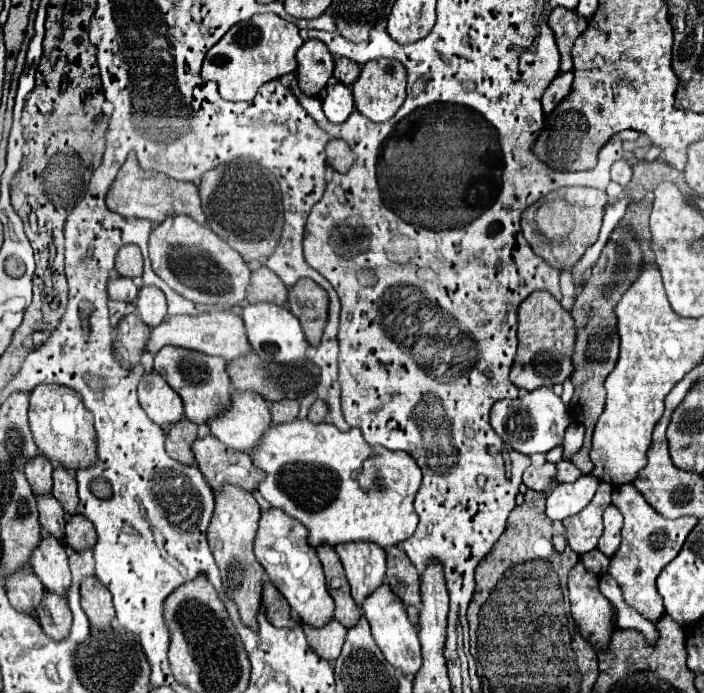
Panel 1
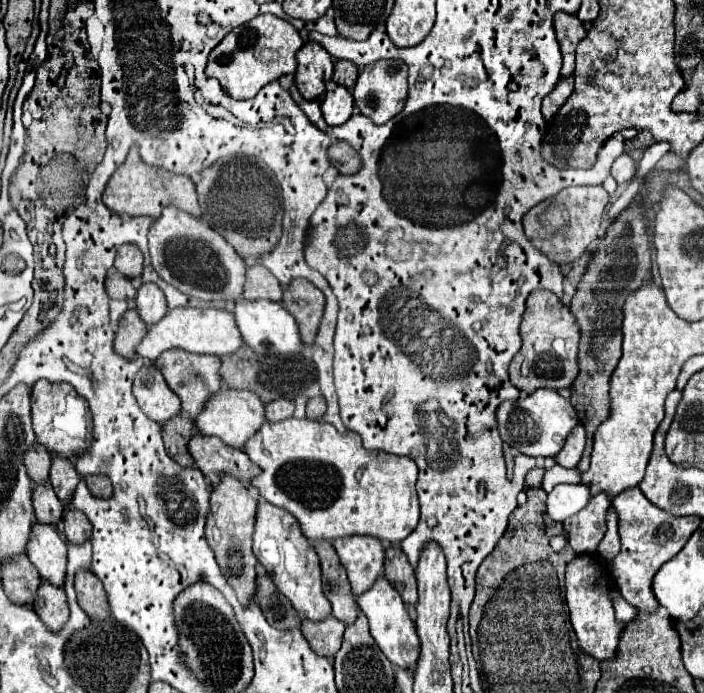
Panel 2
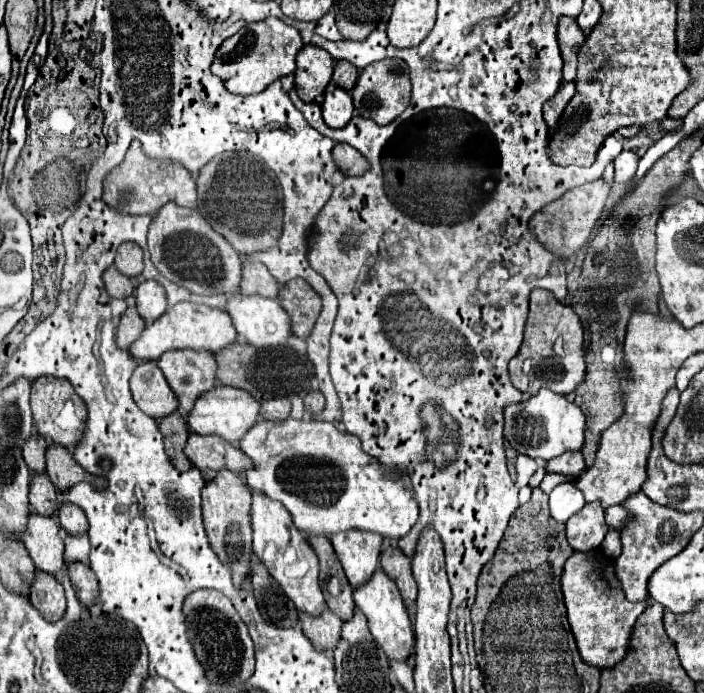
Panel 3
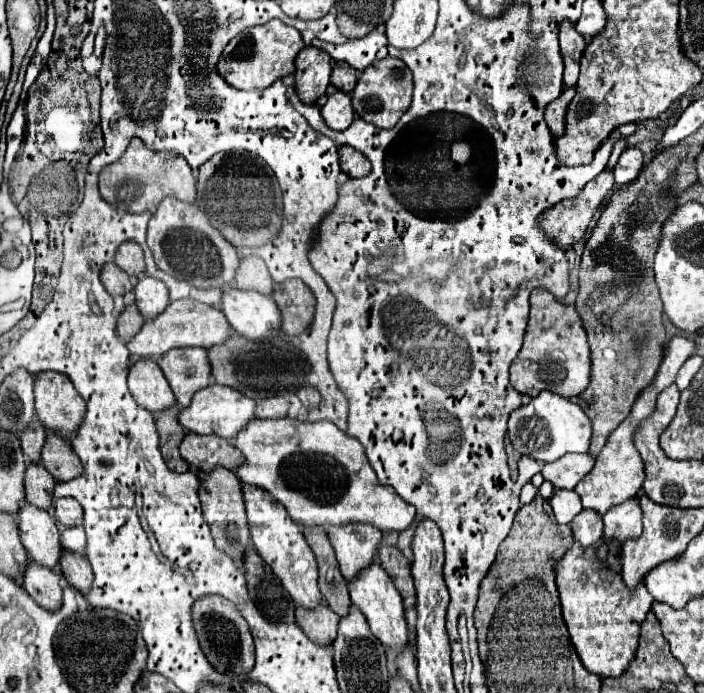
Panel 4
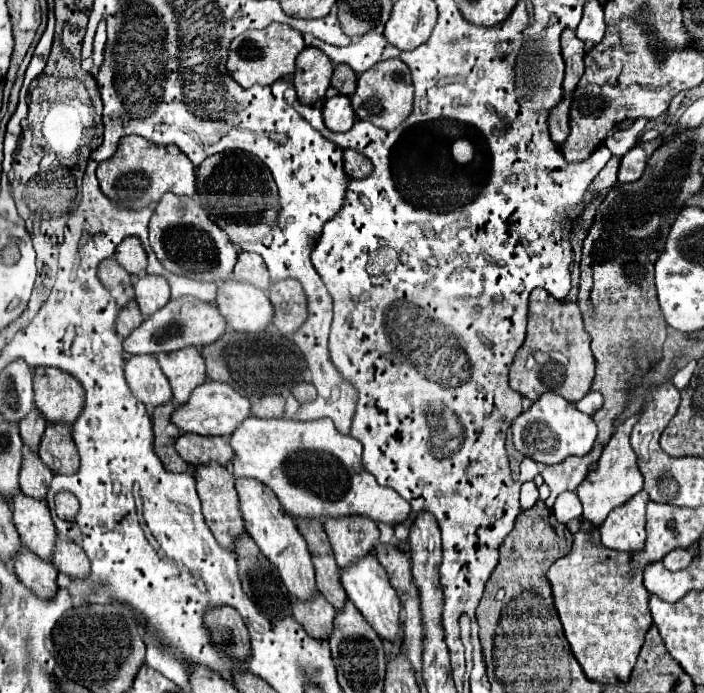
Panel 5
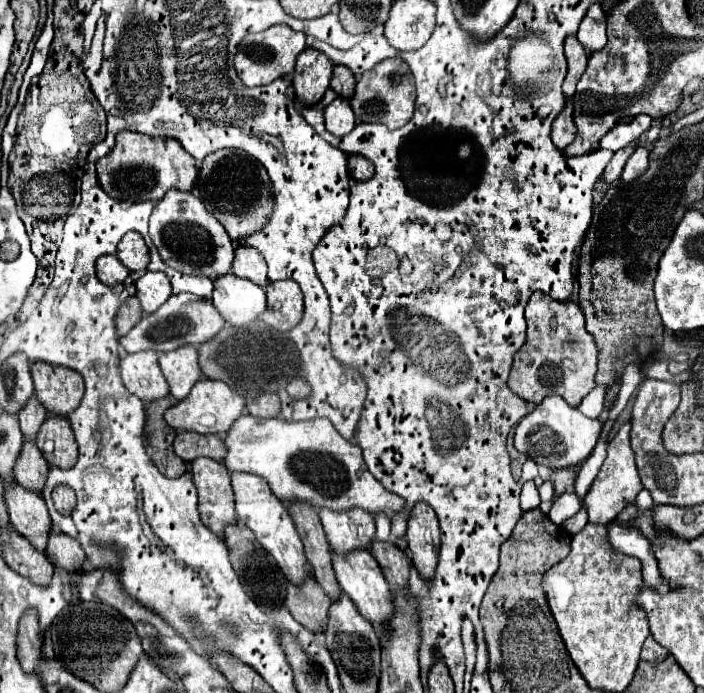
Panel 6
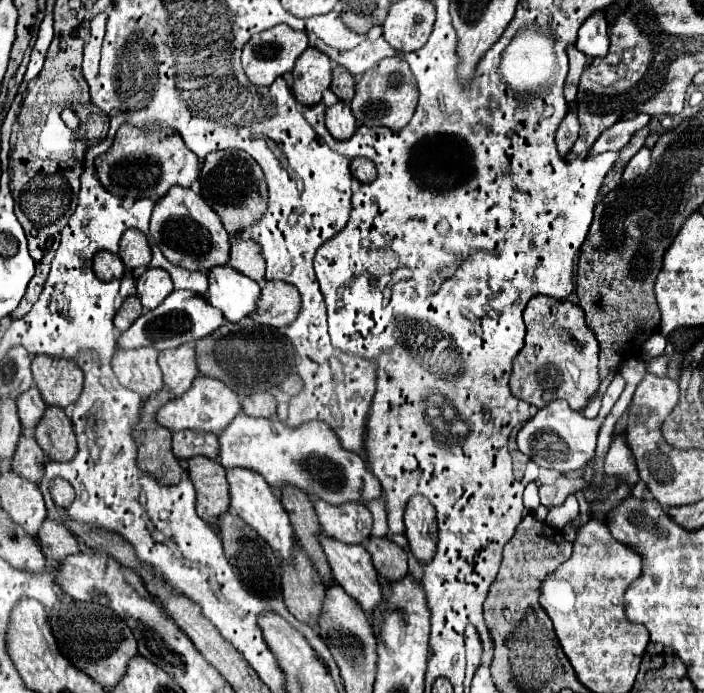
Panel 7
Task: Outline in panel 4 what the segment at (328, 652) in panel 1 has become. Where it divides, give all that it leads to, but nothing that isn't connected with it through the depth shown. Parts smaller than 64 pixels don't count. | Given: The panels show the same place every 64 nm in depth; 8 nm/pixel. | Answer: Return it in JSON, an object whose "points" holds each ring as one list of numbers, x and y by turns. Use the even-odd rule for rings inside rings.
{"points":[[326,602,318,604,316,608,296,608,296,622,298,626,312,638,312,642,330,646,332,638,336,638,336,626,340,616,328,608]]}

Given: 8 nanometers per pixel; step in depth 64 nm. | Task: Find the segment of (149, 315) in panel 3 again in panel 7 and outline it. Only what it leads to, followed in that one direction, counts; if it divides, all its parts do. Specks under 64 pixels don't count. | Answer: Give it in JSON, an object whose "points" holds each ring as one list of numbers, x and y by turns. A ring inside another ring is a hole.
{"points":[[148,268,136,282,138,286,138,298,144,306,144,310,156,308,174,288,170,274,162,268]]}

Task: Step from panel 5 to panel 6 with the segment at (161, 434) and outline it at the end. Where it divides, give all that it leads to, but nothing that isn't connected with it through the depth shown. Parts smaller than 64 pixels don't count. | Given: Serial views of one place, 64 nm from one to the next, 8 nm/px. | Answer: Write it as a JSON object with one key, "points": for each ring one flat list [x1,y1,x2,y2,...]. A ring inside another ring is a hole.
{"points":[[172,394,150,402,146,410,144,442,146,442,146,454,156,464,156,468,166,478,180,478,186,472,186,464,172,450,176,430,172,430,162,418,164,410,172,404,176,404,176,398,172,398]]}

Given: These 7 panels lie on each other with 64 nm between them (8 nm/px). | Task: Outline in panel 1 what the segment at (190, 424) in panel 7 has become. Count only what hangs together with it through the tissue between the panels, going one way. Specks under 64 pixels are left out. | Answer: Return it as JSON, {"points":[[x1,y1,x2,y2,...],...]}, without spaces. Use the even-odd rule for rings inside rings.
{"points":[[232,390,230,408,208,420,210,434,234,450,252,450,256,438,272,424,270,406,256,392]]}

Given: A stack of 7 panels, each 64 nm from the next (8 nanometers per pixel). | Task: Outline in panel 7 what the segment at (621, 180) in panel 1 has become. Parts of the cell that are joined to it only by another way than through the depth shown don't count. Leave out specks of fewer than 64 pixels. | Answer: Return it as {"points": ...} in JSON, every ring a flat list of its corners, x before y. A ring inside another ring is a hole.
{"points":[[642,148,636,156,632,156,632,160,626,164,624,174,622,174,622,182,630,182,634,178,638,178,640,174,644,174,650,166,650,148]]}

